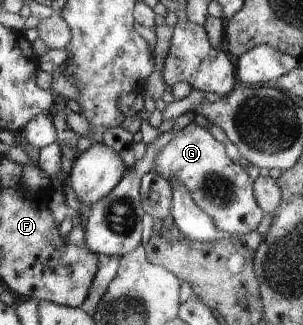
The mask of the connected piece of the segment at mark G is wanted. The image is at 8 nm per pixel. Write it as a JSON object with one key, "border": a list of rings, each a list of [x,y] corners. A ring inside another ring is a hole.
{"border":[[[194,122],[177,131],[175,136],[160,150],[152,171],[168,181],[174,178],[179,179],[191,193],[194,203],[213,219],[218,229],[228,233],[232,238],[256,230],[262,219],[263,209],[258,205],[253,192],[254,180],[246,173],[243,163],[232,161],[226,154],[225,145],[214,139],[208,129]]]}

